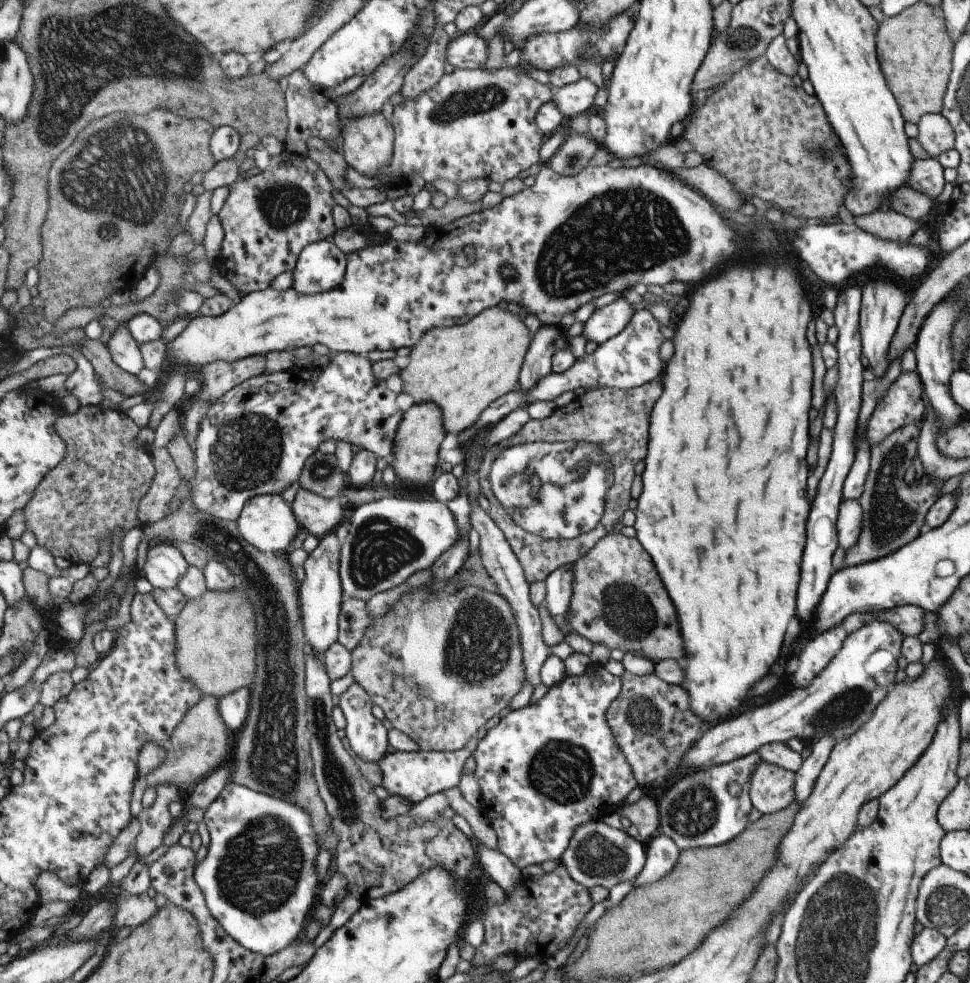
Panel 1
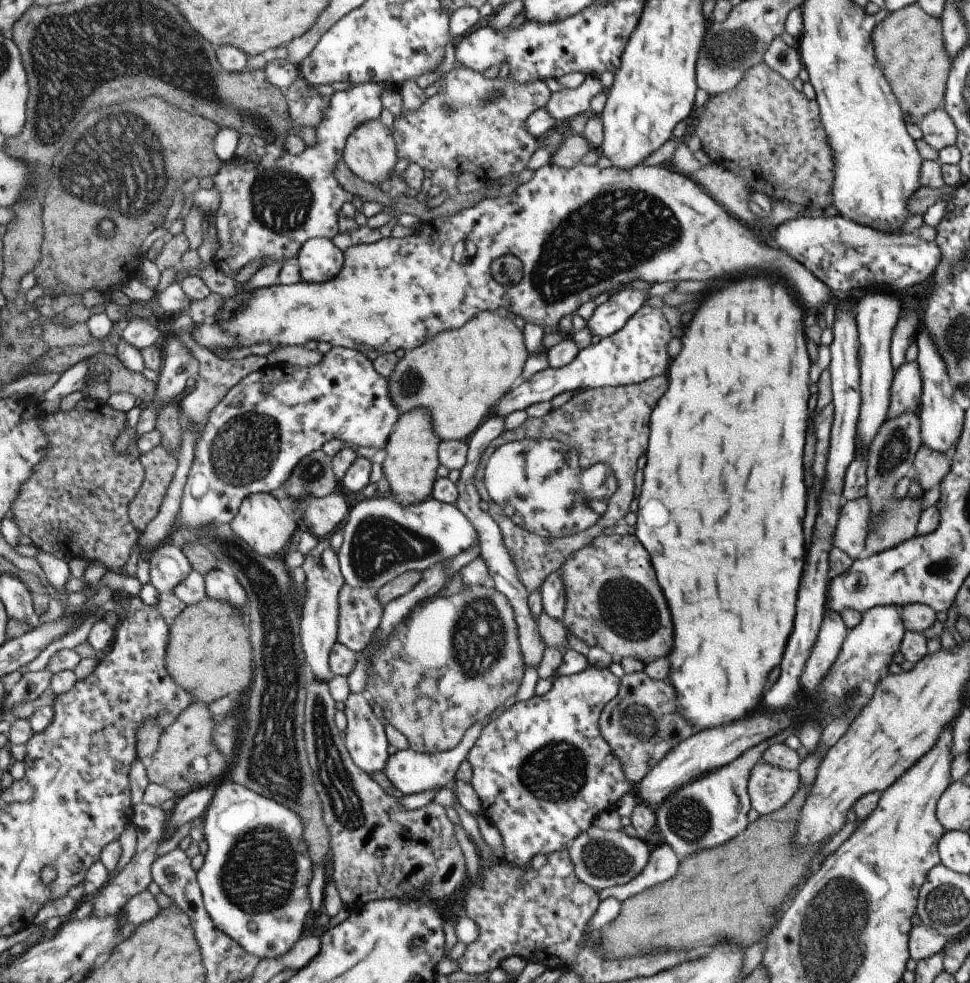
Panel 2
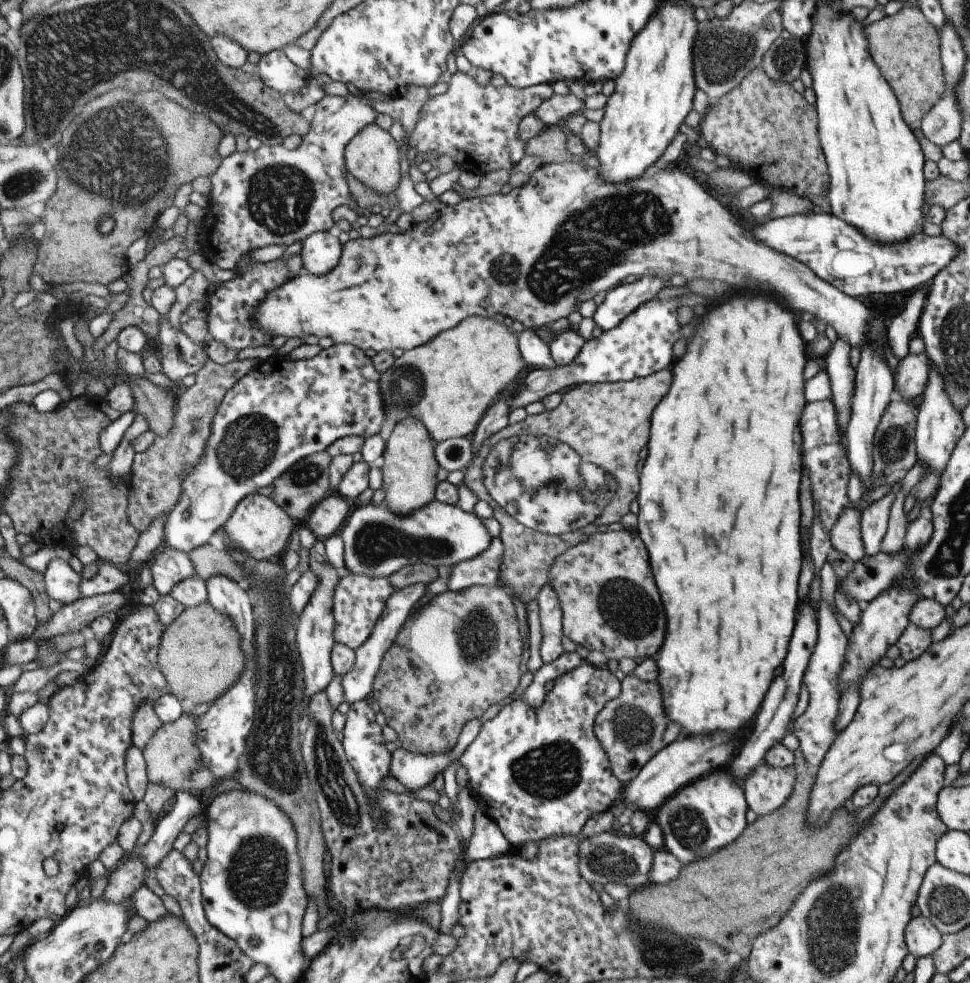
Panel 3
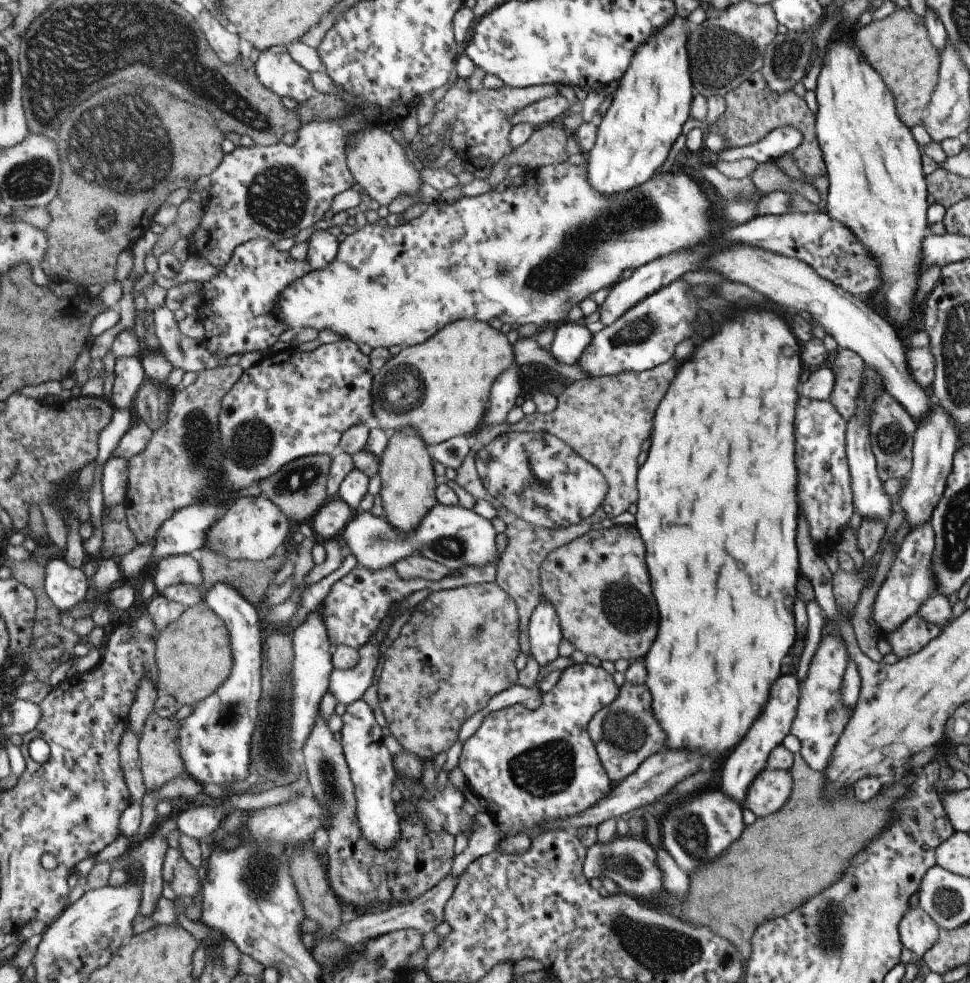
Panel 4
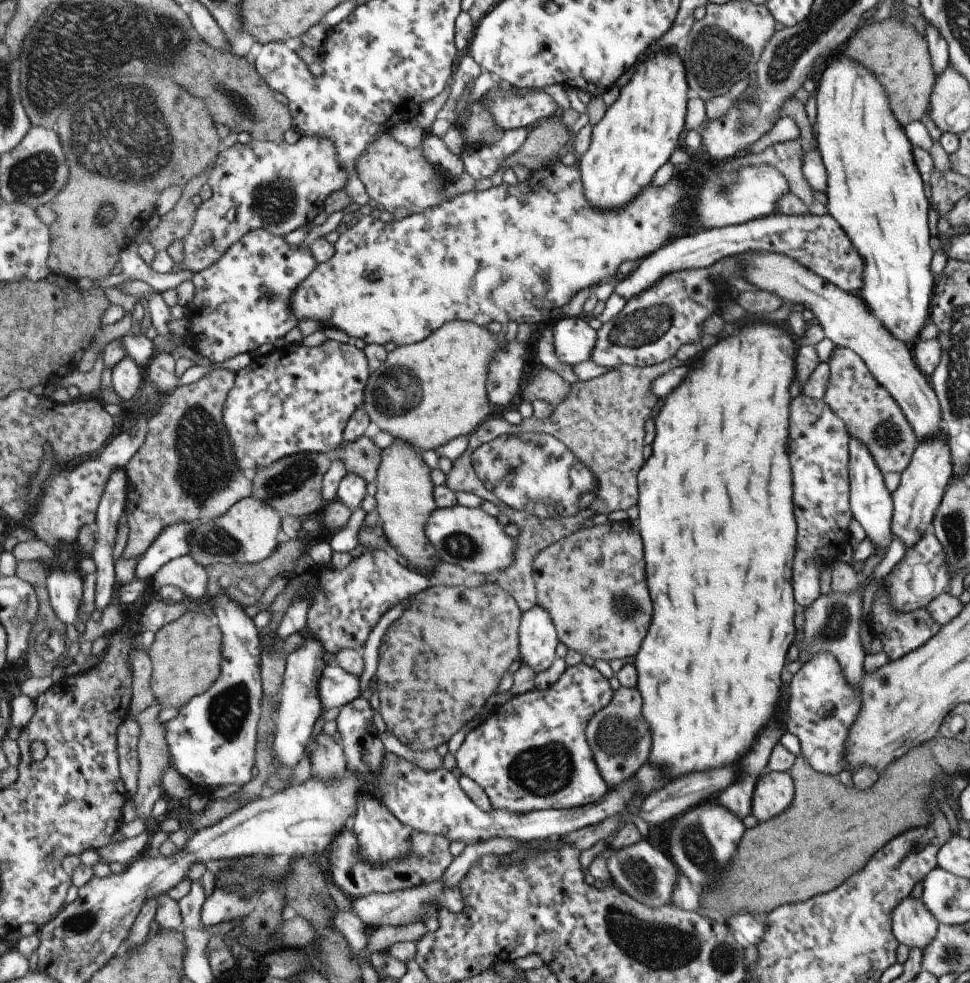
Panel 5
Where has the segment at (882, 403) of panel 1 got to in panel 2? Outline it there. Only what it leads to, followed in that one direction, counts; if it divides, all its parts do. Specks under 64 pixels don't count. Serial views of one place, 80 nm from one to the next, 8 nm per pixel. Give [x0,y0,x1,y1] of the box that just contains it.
[885,361,922,420]

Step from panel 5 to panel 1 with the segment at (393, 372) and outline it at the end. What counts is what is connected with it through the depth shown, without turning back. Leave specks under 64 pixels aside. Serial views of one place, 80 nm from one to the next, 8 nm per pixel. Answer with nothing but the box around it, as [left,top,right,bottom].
[397,305,531,434]

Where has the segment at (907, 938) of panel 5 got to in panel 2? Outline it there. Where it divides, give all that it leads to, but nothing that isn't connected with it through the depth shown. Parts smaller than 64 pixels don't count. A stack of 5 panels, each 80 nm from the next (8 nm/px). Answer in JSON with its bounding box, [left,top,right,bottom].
[908,924,947,961]

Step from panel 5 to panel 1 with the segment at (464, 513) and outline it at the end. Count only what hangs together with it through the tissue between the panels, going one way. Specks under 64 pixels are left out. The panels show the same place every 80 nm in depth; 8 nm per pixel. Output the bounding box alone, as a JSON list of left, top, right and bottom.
[340,497,460,601]

